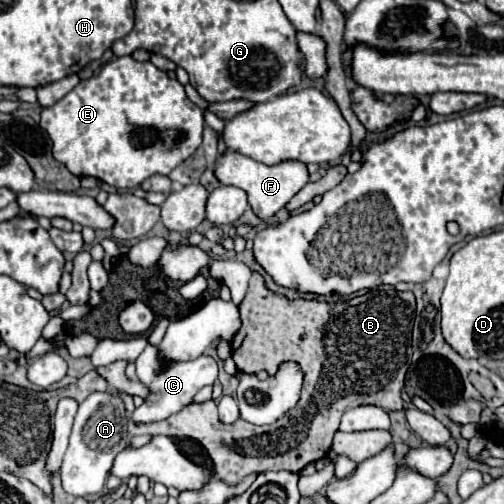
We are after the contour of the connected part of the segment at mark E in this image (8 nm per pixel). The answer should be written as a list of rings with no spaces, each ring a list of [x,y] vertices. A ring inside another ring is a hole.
[[[127,55],[109,61],[99,75],[81,81],[53,107],[43,109],[39,125],[53,141],[53,157],[73,175],[89,175],[119,189],[133,189],[153,173],[169,175],[181,161],[191,157],[201,145],[205,121],[203,111],[187,99],[177,79],[169,79],[167,73],[157,69],[151,61],[139,63]]]

